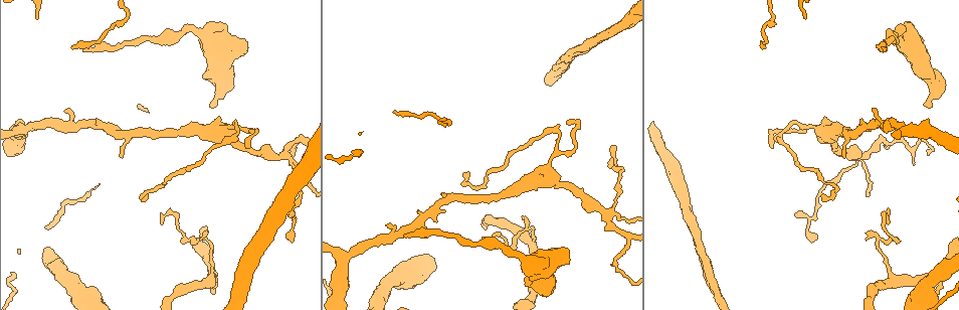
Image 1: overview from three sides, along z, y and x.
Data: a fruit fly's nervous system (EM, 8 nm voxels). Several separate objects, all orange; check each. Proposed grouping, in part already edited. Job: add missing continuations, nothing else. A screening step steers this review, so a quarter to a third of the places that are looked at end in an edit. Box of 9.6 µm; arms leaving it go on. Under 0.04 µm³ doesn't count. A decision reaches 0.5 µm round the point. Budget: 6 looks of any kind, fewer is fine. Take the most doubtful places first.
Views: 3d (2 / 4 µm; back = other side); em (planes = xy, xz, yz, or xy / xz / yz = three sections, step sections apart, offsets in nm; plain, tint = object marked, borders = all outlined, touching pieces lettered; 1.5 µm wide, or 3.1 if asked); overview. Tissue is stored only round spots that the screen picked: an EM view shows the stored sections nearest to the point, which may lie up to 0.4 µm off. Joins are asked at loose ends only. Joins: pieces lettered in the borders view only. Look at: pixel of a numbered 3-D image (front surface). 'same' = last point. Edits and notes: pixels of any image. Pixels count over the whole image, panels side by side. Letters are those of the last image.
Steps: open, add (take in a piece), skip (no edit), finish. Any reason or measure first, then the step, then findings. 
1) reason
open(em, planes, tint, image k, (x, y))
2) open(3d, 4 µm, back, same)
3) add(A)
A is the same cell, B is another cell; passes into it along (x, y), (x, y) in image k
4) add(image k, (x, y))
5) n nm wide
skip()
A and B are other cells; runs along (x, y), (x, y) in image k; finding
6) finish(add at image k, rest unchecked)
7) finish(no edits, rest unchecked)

long arm stops here
open(3d, 2 µm, image 1, (883, 46))

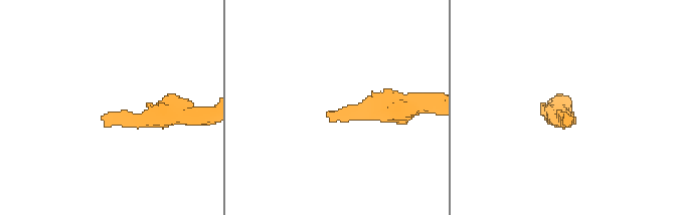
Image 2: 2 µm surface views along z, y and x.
shape alone is not enough
open(em, planes, tint, image 2, (330, 118))

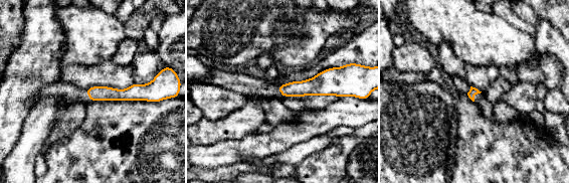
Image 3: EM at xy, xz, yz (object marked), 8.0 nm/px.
see the neighbours
open(em, planes, borders, same)

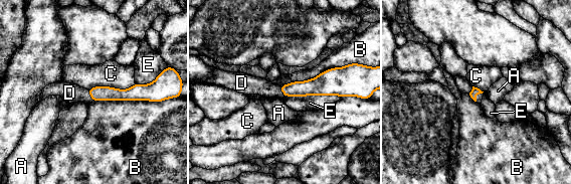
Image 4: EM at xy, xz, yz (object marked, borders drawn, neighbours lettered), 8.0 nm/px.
add(D)
D is the same cell, A, B, C and E are other cells; passes into it along (97, 93), (90, 96), (69, 93) in image 4; it goes on there

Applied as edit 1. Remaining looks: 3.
open(overview)

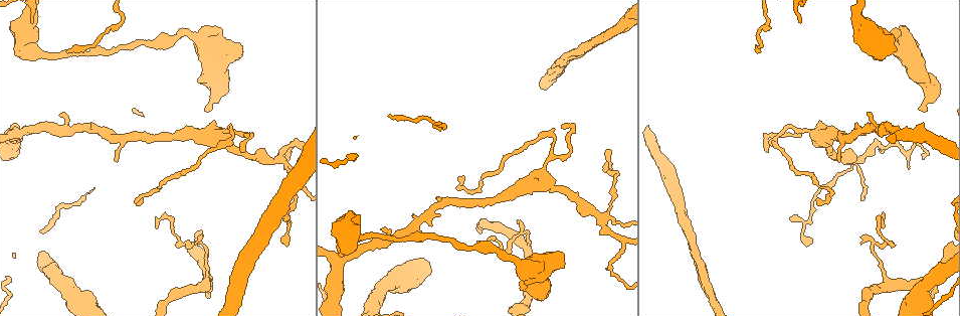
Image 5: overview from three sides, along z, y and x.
an open end
open(em, xz, step 8, tint, image 5, (118, 159))

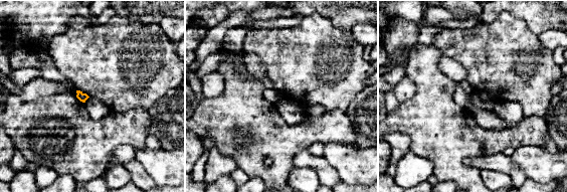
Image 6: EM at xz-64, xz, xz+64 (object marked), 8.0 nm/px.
open(em, planes, borders, same)

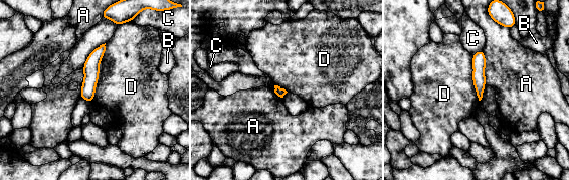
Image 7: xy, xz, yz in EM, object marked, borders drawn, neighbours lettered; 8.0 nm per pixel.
skip()
A, B, C and D are other cells; border along (471, 55), (472, 84), (479, 101) in image 7; no lettered piece goes on from it

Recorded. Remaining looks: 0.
finish(add at image 4, rest unchecked)

